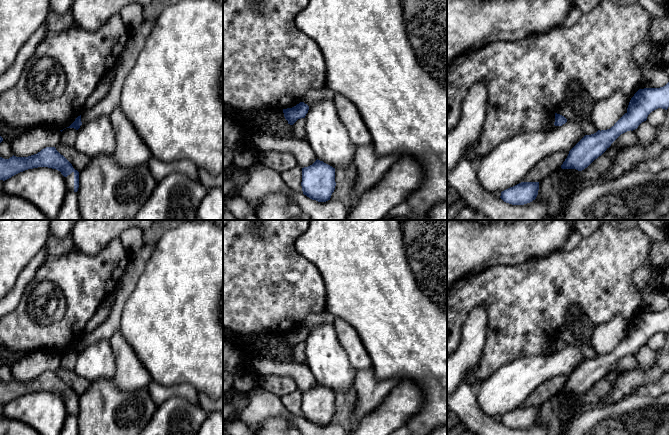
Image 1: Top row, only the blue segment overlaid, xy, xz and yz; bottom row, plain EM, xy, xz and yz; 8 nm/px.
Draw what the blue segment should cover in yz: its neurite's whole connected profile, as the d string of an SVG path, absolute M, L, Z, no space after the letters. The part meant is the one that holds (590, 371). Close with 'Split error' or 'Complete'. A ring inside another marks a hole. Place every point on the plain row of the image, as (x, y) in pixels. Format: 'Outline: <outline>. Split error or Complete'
Outline: M669 306L660 312L644 312L639 313L631 322L627 336L610 352L607 354L598 354L591 359L585 359L570 375L561 389L562 393L576 393L582 395L587 392L595 383L601 380L611 368L623 357L633 355L638 350L647 344L648 339L658 333L667 334L669 331Z. Complete

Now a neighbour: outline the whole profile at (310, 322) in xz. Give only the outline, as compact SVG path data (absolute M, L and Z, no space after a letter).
M322 312L319 314L312 314L305 317L303 326L308 330L312 330L319 325L326 323L334 323L335 316L328 312Z

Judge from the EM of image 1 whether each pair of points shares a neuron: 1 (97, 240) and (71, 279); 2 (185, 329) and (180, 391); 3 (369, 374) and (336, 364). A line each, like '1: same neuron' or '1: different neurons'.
1: different neurons
2: different neurons
3: different neurons

